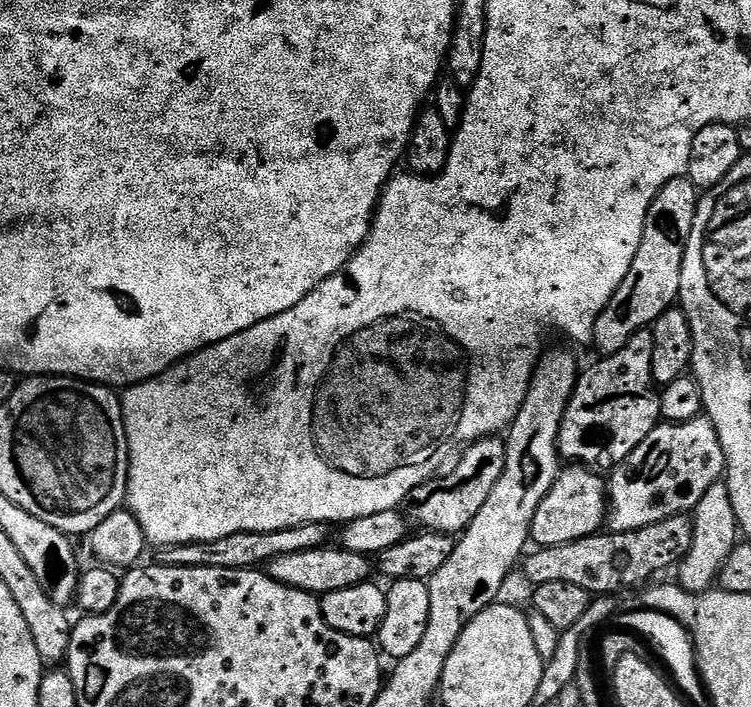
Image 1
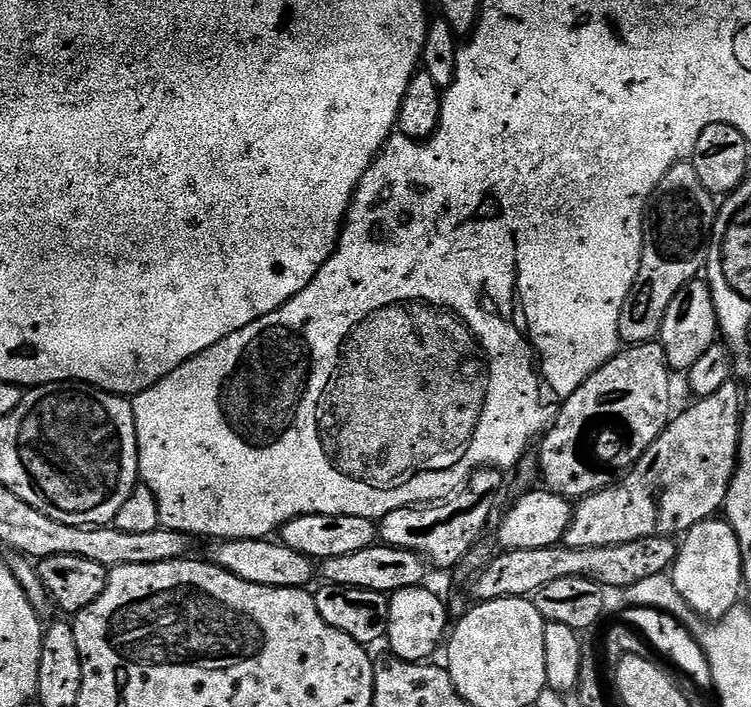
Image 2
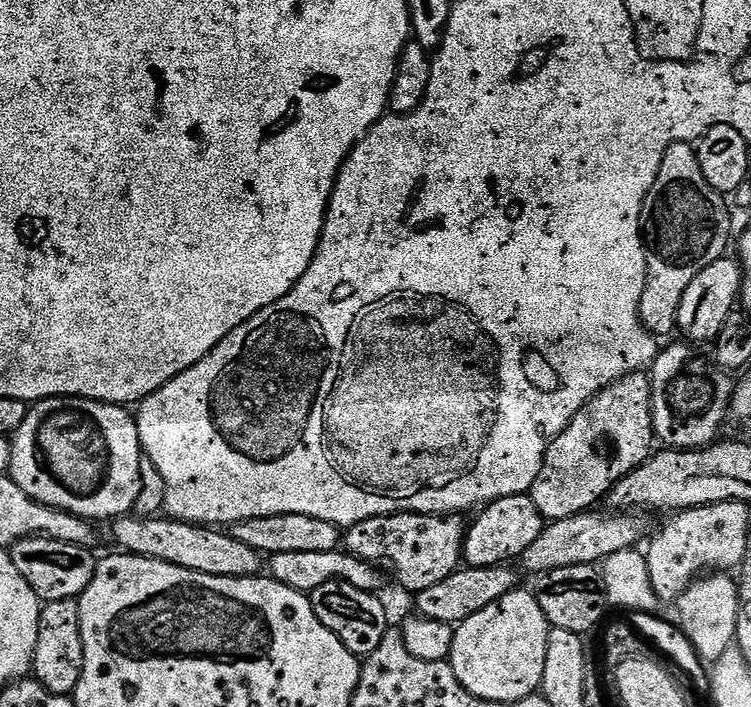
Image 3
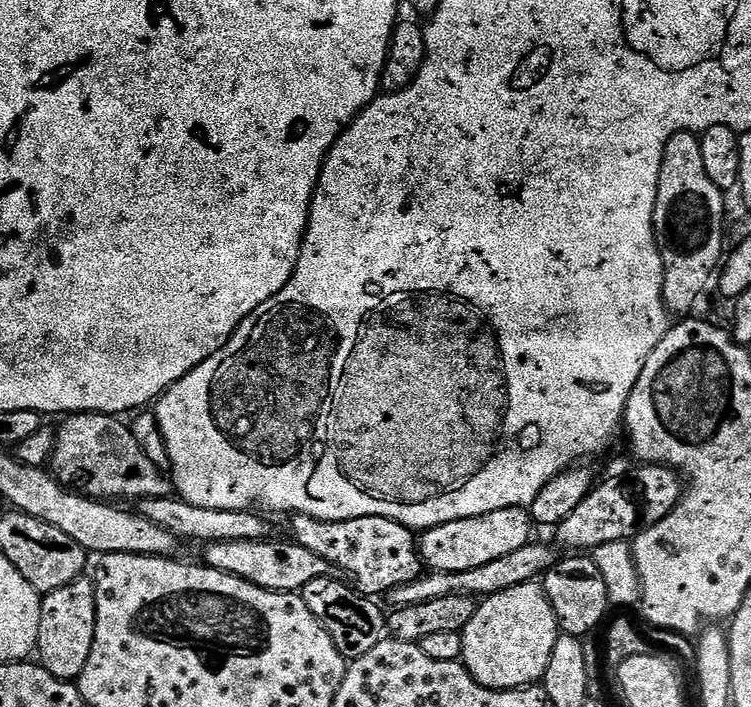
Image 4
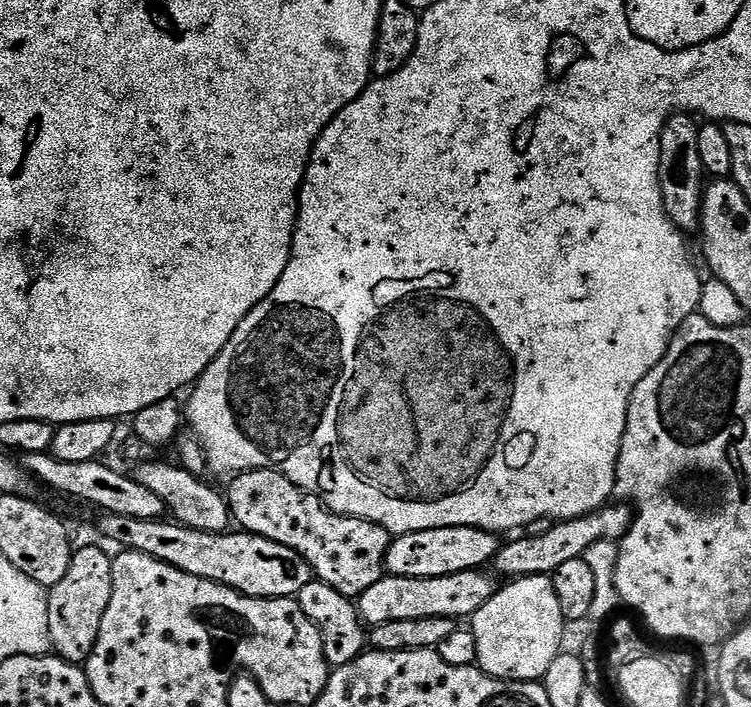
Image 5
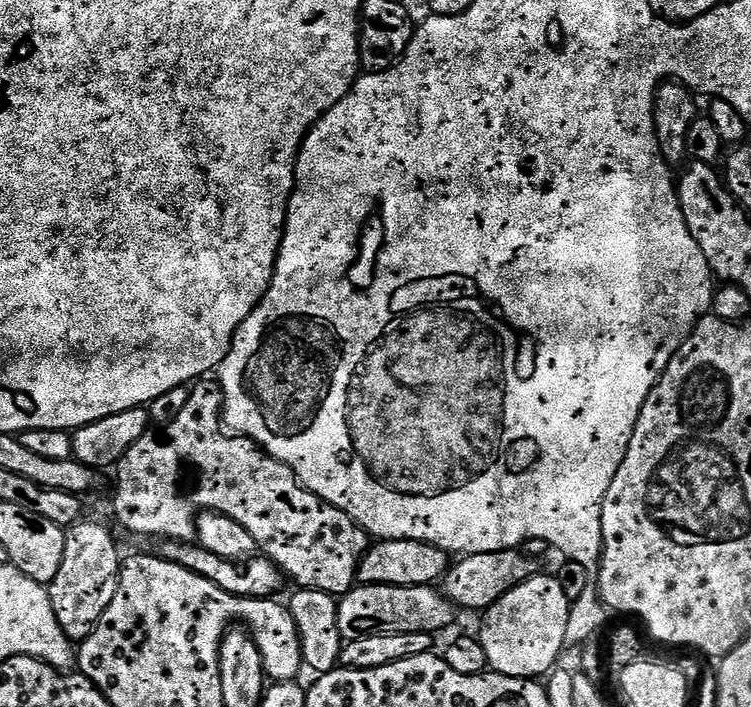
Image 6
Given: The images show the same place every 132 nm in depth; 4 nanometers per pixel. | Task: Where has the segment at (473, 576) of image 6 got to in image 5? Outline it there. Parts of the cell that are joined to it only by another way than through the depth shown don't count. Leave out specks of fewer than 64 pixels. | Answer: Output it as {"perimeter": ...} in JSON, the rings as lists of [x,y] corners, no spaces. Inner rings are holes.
{"perimeter":[[[609,502],[603,508],[573,520],[561,520],[553,523],[552,528],[546,530],[546,534],[538,534],[537,536],[520,534],[512,538],[517,538],[517,540],[512,540],[509,544],[508,541],[501,543],[499,550],[496,551],[496,557],[491,563],[495,575],[500,578],[503,576],[508,576],[504,578],[551,577],[552,573],[558,570],[558,566],[581,559],[586,554],[586,550],[590,550],[590,546],[594,546],[594,542],[602,542],[603,540],[619,542],[623,540],[632,525],[634,512],[627,503],[624,503],[625,505],[616,503]]]}

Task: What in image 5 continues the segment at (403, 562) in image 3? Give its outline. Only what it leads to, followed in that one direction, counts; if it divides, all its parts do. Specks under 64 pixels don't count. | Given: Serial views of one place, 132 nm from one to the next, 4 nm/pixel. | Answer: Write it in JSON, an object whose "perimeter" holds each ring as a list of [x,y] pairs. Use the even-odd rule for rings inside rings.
{"perimeter":[[[275,468],[241,472],[233,475],[231,480],[232,485],[226,488],[226,499],[233,521],[243,531],[270,538],[270,542],[282,542],[282,546],[290,546],[290,550],[302,554],[312,568],[313,577],[334,586],[338,594],[359,598],[386,575],[384,559],[394,536],[381,524],[331,512]]]}

